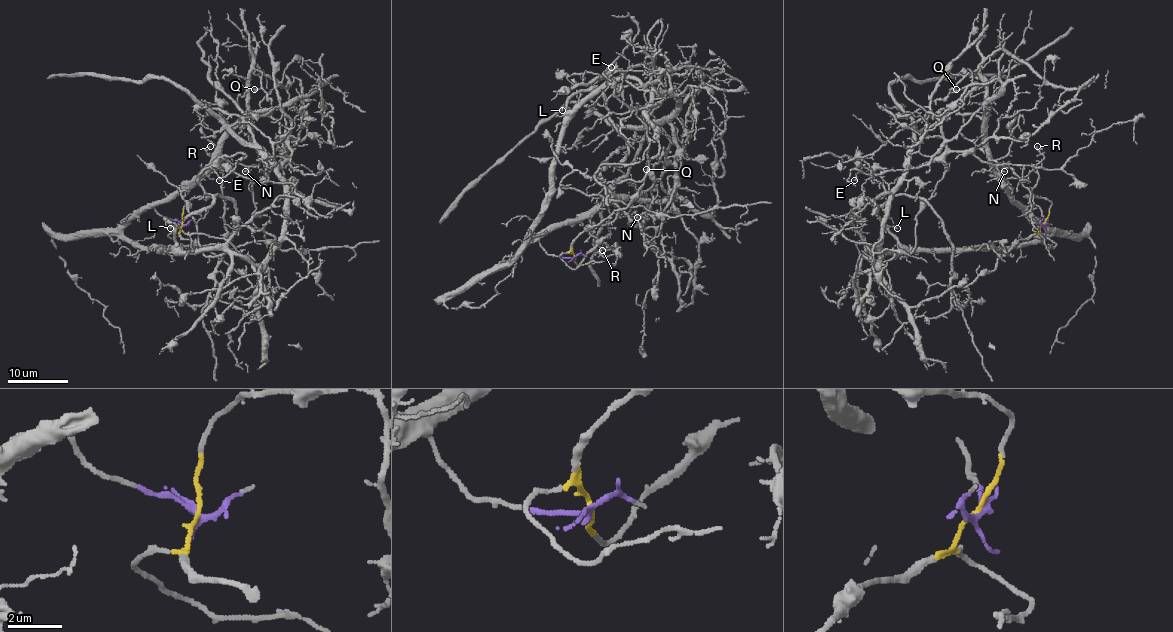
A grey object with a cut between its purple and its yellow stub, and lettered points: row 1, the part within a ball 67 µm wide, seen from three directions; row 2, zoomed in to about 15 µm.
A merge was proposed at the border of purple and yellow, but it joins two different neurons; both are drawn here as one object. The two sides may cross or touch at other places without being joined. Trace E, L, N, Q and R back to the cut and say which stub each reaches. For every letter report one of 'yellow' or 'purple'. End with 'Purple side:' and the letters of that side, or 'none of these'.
E: purple
L: purple
N: purple
Q: purple
R: purple
Purple side: E, L, N, Q, R

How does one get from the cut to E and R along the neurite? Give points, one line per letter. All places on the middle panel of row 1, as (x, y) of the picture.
E: (573, 257), (536, 240), (515, 258), (549, 189), (567, 100), (599, 90), (602, 105), (590, 93), (611, 67)
R: (573, 257), (549, 255), (539, 240), (557, 227), (587, 218), (591, 234), (614, 251), (603, 257), (602, 249)

